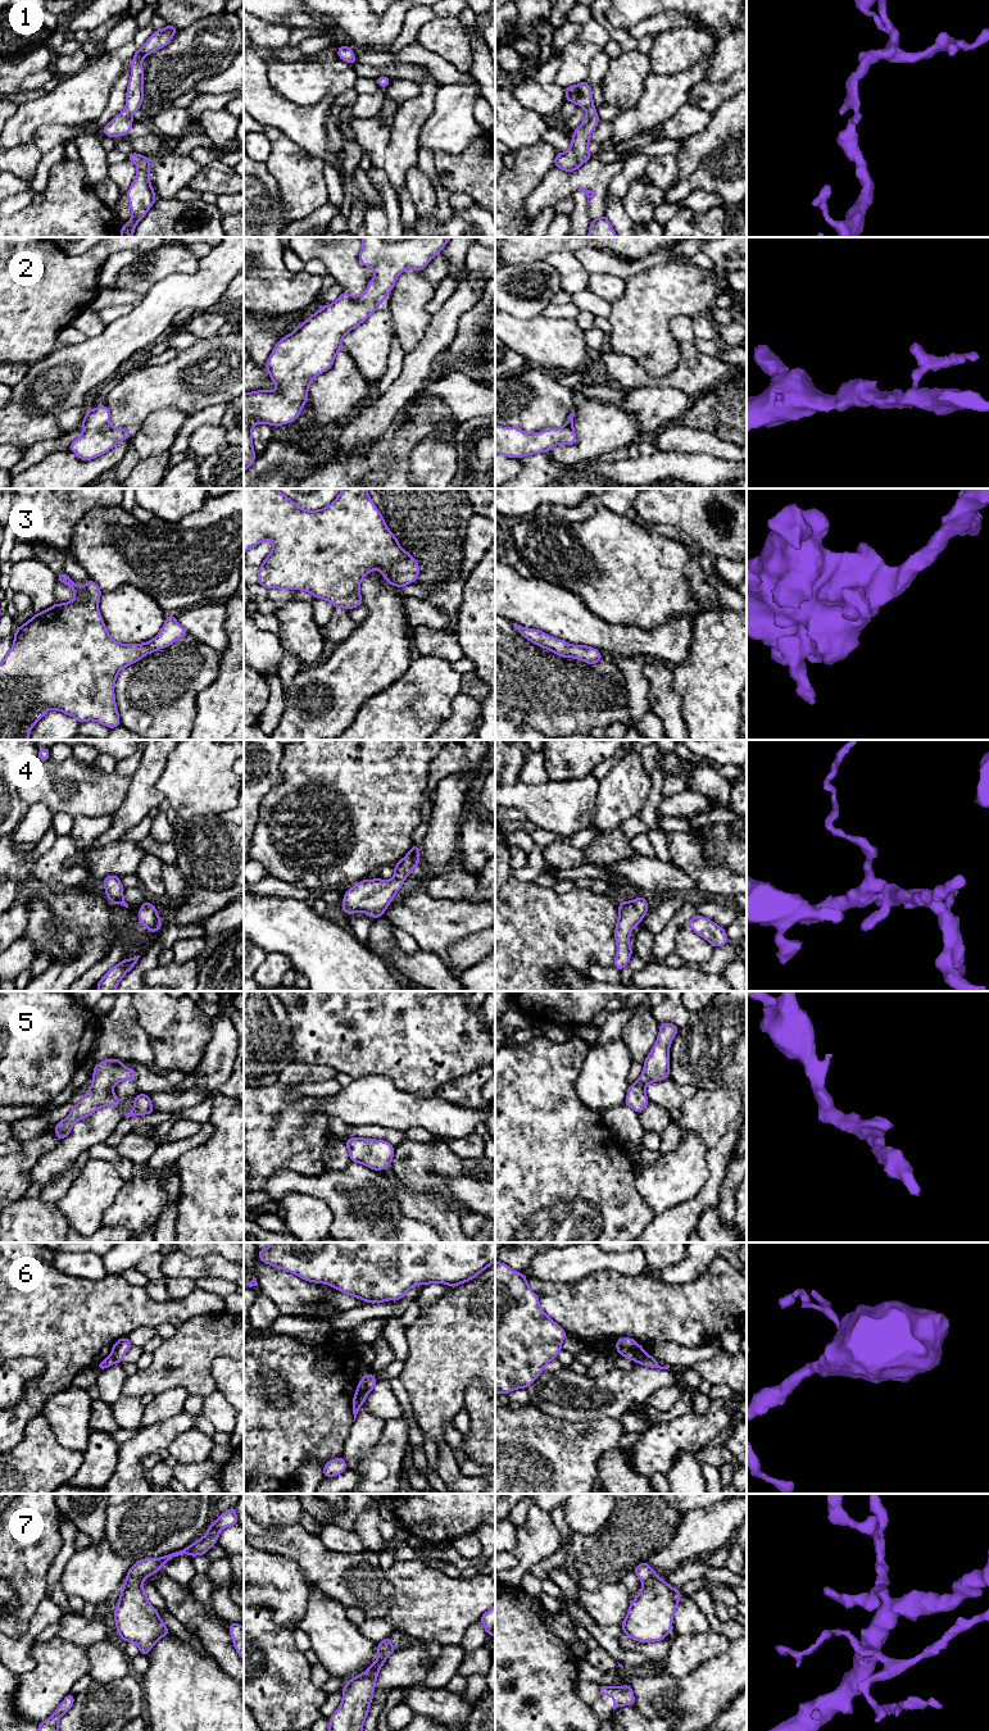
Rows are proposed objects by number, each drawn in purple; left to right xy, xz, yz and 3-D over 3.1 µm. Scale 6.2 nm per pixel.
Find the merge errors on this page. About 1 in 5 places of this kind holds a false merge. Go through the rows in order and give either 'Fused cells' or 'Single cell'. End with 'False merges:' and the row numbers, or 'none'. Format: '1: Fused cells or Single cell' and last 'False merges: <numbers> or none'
1: Single cell
2: Single cell
3: Single cell
4: Single cell
5: Single cell
6: Fused cells
7: Single cell
False merges: 6

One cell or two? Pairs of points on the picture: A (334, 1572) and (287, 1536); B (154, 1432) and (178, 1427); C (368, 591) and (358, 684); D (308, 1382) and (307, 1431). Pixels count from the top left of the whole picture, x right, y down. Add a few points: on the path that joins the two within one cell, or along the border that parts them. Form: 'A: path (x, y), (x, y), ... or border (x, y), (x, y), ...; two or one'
A: path (322, 1566), (299, 1545); one
B: path (160, 1432), (172, 1429); one
C: path (376, 614), (376, 653), (368, 660); one
D: path (308, 1394), (308, 1420); one

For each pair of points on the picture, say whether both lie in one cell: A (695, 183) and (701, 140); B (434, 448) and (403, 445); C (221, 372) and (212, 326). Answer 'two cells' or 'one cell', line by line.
A: two cells
B: two cells
C: two cells

